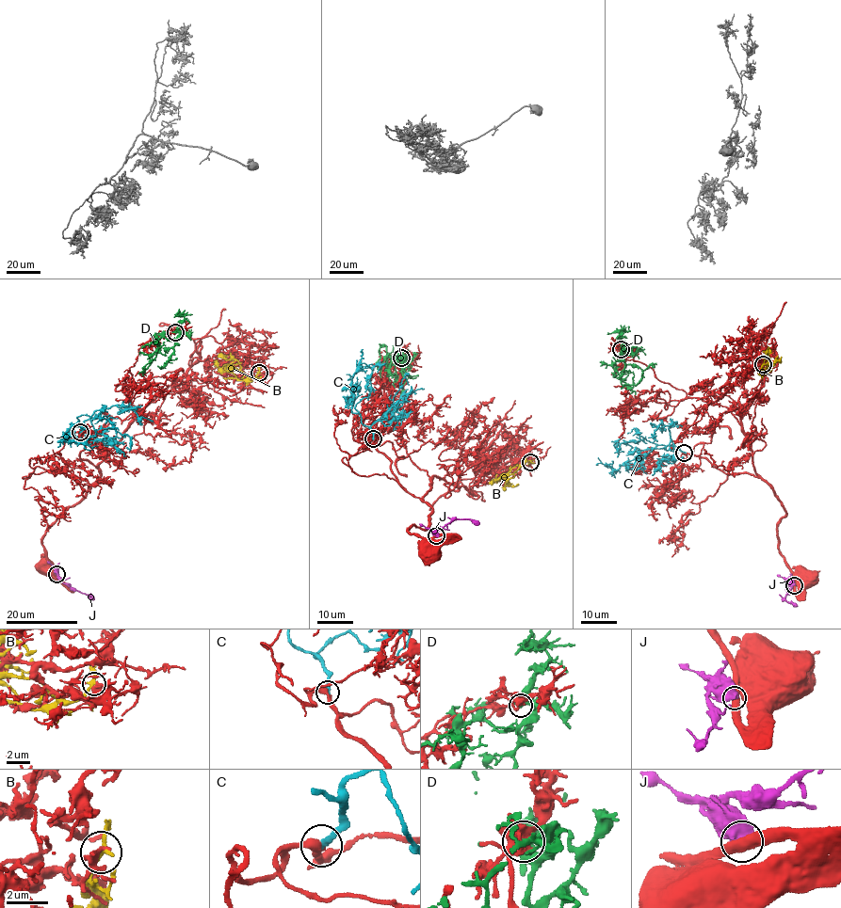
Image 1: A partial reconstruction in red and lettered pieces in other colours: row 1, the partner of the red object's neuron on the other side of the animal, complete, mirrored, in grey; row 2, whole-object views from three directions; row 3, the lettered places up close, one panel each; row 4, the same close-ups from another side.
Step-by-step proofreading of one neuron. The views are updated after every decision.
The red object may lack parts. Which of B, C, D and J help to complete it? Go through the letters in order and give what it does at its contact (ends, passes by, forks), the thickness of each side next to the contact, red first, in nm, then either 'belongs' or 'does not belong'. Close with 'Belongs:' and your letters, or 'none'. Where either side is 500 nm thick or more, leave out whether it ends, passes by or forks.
B: it passes by; 360 nm thick on the red side, 240 nm on the other; does not belong
C: it ends there; 360 nm thick on the red side, 300 nm on the other; belongs
D: it ends there; 400 nm thick on the red side, 130 nm on the other; does not belong
J: 440 nm thick on the red side, 700 nm on the other; does not belong
Belongs: C

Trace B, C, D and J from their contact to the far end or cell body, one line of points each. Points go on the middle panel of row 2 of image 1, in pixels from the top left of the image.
B: (530, 462), (523, 461), (504, 478), (498, 479), (505, 474), (489, 482)
C: (373, 438), (371, 429), (351, 410), (355, 398), (348, 398), (350, 390), (347, 387), (360, 364), (360, 352)
D: (401, 358), (404, 358), (394, 364), (388, 364), (387, 355), (392, 359), (388, 370), (394, 374), (391, 375)
J: (436, 535), (434, 529), (454, 520), (474, 519), (479, 523)

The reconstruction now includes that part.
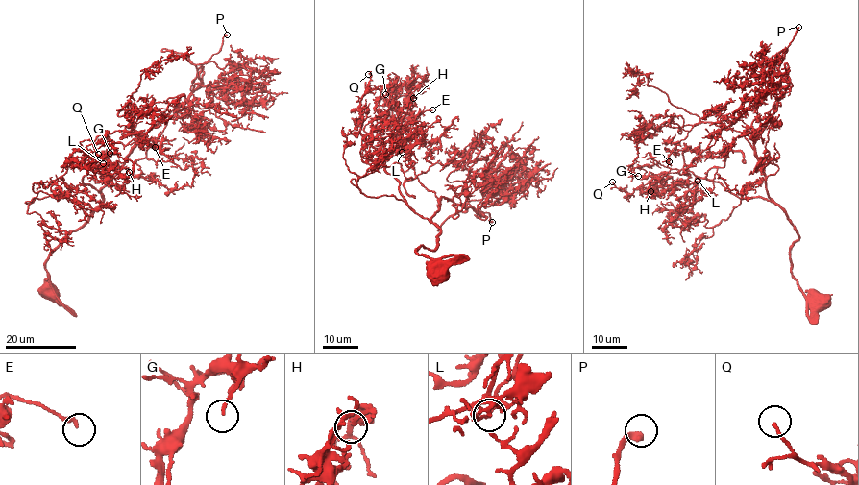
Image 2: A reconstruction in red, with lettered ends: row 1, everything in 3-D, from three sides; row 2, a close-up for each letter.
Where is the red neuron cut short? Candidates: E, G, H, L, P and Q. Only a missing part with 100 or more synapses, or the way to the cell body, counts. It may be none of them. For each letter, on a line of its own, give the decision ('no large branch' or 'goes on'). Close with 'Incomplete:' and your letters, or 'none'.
E: no large branch
G: no large branch
H: no large branch
L: no large branch
P: goes on
Q: no large branch
Incomplete: P

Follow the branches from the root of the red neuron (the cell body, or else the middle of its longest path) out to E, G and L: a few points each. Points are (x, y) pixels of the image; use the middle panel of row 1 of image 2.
E: (436, 272), (415, 250), (434, 250), (439, 229), (406, 204), (379, 149), (432, 109)
G: (436, 272), (415, 250), (434, 250), (439, 229), (406, 204), (363, 130), (385, 86), (385, 94)
L: (436, 272), (415, 250), (434, 250), (439, 229), (406, 204), (379, 149), (397, 147), (403, 133), (402, 152)

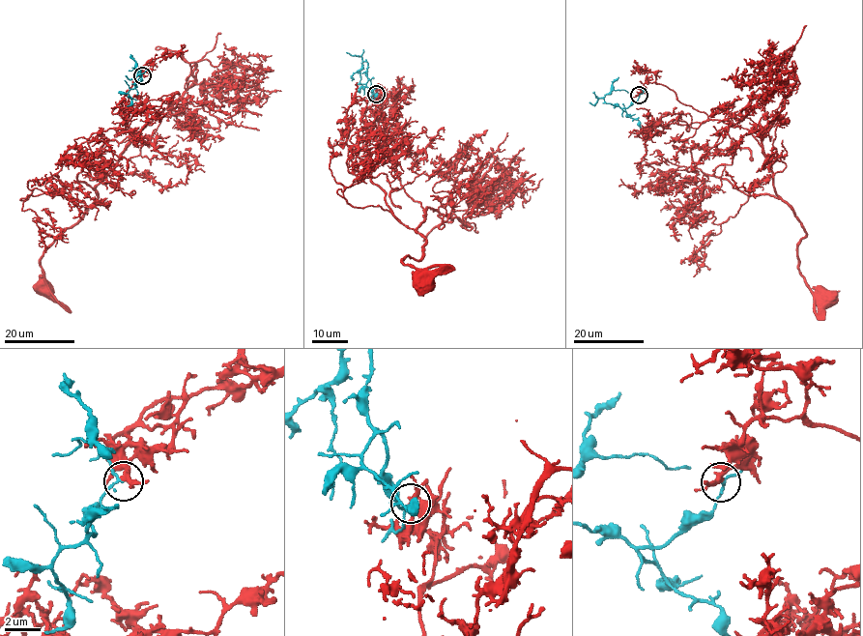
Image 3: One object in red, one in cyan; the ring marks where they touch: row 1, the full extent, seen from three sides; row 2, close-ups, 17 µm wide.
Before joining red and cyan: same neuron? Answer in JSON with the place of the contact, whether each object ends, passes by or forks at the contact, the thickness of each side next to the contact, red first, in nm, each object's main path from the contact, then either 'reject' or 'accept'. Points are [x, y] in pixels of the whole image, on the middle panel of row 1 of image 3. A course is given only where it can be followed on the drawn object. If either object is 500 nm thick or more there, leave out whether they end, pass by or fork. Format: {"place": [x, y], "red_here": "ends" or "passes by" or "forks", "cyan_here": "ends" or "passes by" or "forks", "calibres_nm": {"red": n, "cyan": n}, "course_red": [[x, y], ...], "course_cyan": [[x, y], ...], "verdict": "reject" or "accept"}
{"place": [376, 94], "red_here": "forks", "cyan_here": "passes by", "calibres_nm": {"red": 200, "cyan": 120}, "course_red": [[375, 94], [384, 150], [425, 212], [417, 229], [424, 253], [402, 261], [422, 281]], "course_cyan": [[375, 94], [367, 77], [365, 61], [360, 71], [359, 93]], "verdict": "reject"}

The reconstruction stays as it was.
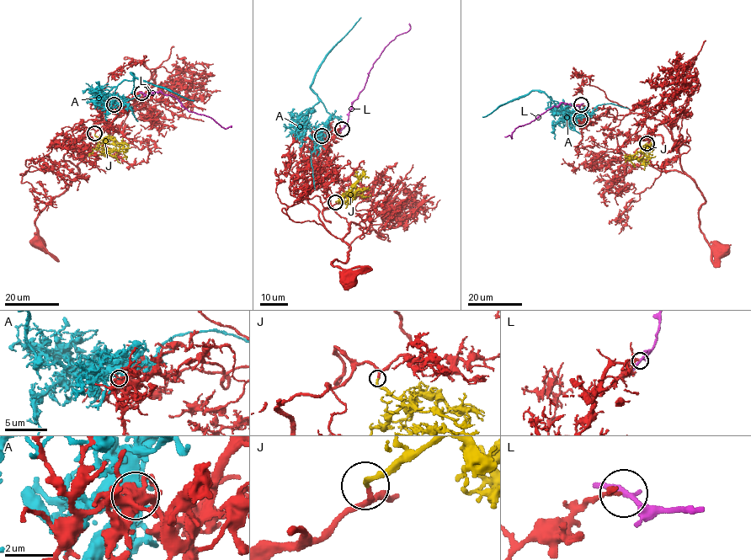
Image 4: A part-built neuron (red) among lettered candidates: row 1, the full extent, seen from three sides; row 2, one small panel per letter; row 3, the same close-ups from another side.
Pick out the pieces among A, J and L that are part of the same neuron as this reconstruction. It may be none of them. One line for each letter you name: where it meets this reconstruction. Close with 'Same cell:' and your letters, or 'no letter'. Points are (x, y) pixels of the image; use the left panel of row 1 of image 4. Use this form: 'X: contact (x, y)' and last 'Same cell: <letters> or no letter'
J: contact (94, 133)
Same cell: J

